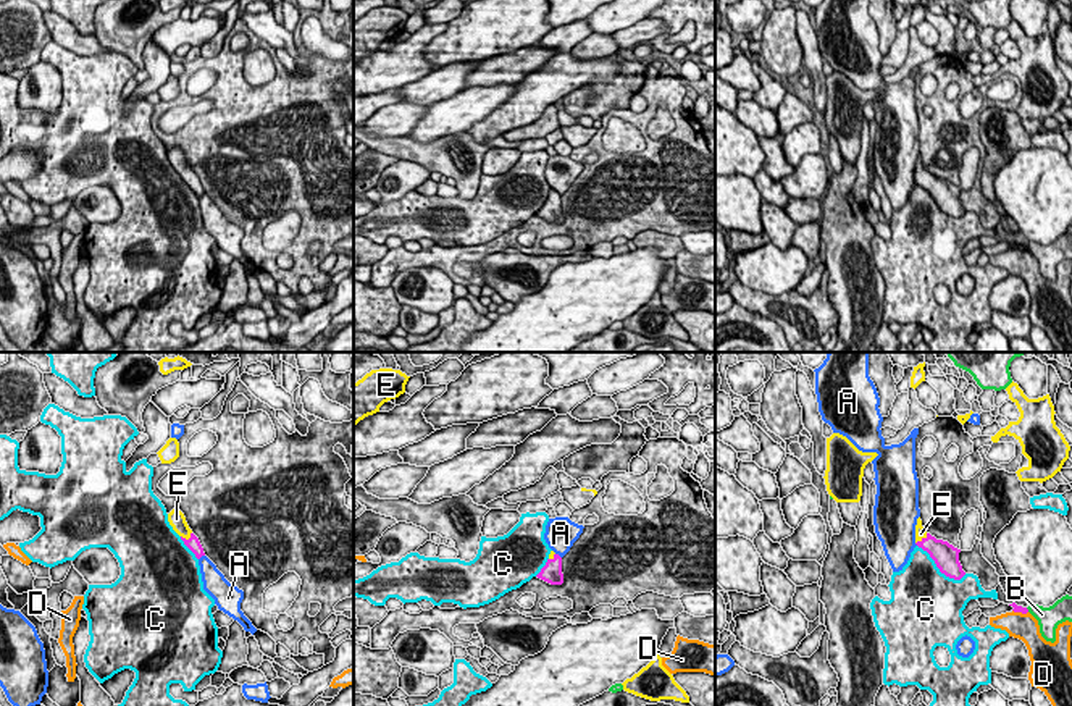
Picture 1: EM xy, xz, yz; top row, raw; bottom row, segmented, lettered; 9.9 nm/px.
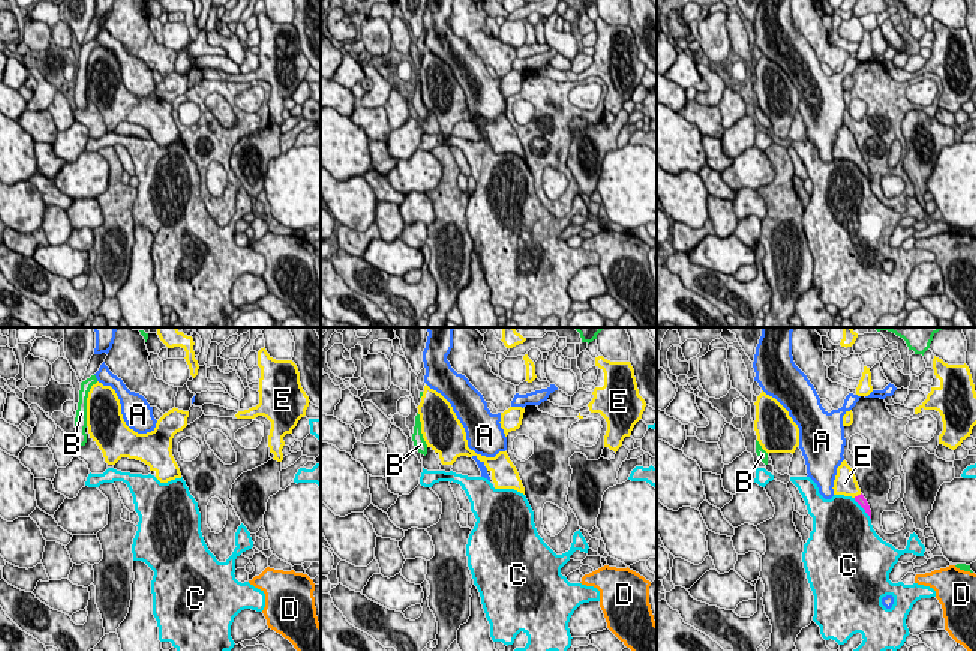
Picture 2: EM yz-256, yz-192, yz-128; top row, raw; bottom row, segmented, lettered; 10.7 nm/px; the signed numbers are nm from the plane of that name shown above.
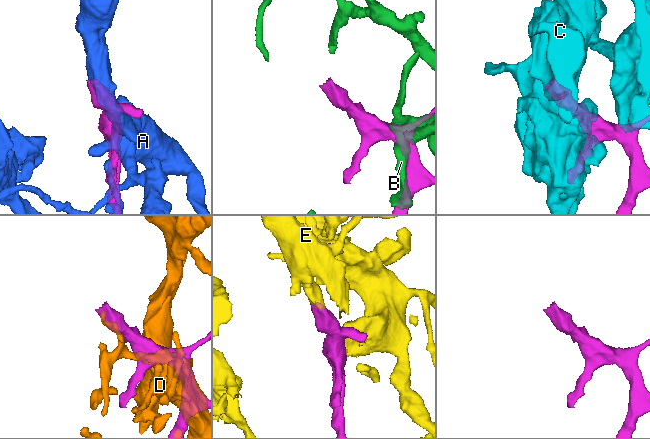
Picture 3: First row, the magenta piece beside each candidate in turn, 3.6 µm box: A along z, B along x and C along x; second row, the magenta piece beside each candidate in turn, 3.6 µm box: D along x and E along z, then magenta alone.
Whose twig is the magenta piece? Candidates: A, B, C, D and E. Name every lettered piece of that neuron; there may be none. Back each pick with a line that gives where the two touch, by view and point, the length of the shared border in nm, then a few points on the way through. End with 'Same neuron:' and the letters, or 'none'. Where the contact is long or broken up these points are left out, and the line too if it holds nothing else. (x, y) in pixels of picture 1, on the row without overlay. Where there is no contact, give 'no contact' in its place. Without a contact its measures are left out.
E: yz (922, 176) | 160 nm
Same neuron: E

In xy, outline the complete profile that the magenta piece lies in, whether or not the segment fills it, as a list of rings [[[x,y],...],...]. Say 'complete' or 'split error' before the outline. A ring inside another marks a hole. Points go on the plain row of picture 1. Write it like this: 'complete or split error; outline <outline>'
split error; outline [[[173,147],[168,152],[168,160],[173,165],[173,168],[181,174],[184,183],[195,192],[197,197],[205,194],[199,176],[192,171],[192,168],[189,166],[186,160],[184,152],[179,147]]]

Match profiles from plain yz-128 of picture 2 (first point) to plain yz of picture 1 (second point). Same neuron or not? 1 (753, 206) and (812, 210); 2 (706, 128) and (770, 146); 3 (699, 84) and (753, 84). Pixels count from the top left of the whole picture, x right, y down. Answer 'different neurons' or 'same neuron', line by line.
1: same neuron
2: different neurons
3: same neuron

